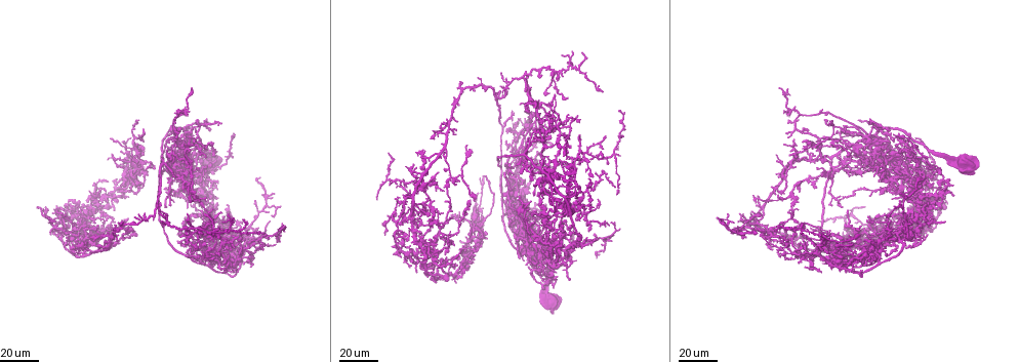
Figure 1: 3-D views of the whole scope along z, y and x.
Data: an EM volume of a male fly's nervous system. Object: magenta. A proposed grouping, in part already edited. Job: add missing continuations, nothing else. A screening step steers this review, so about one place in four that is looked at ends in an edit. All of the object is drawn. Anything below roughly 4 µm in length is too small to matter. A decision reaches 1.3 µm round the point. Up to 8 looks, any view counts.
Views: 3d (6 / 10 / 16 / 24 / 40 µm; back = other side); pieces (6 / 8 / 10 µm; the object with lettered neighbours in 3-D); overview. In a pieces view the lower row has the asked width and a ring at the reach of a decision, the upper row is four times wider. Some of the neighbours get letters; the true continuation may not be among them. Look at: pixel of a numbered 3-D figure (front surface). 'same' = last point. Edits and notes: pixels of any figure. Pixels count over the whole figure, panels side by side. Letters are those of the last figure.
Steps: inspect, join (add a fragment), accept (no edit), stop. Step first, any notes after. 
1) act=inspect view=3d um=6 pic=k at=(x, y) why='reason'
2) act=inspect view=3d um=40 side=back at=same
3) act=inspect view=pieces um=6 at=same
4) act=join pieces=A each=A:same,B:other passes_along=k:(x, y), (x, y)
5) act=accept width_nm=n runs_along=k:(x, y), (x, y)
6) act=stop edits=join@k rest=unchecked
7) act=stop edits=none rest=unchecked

act=inspect view=3d um=24 pic=1 at=(870, 168) why='free end'

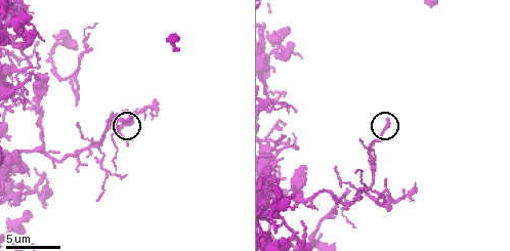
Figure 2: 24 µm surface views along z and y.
act=inspect view=pieces um=8 pic=2 at=(388, 122) why='what lies round it'

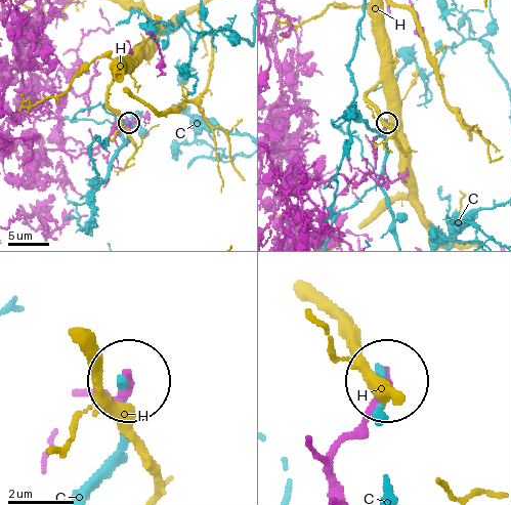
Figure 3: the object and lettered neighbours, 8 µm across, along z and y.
act=accept width_nm=220 each=C:other,H:other runs_along=3:(83, 389), (113, 397), (129, 383) found='none of them fits'

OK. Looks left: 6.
act=inspect view=3d um=40 pic=1 at=(218, 183)

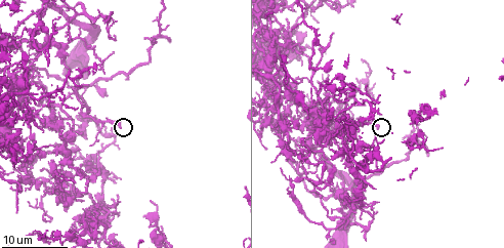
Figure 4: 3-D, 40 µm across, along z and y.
act=inspect view=pieces um=6 pic=4 at=(118, 127)

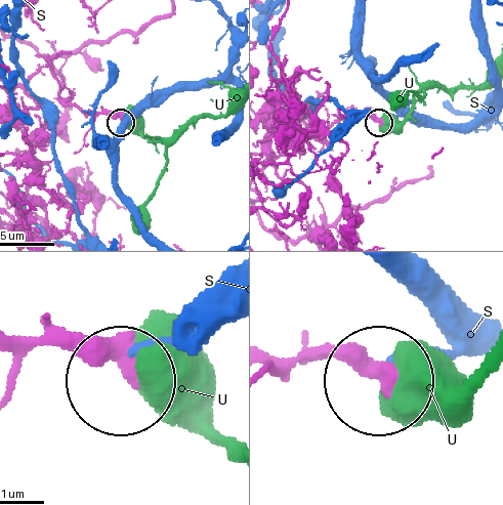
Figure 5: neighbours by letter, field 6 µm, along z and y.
act=accept each=S:other,U:other runs_along=5:(16, 341), (93, 344), (126, 381) found='no lettered fragment goes on from it'

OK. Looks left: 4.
act=inspect view=3d um=24 pic=4 at=(324, 54) why='an open end'

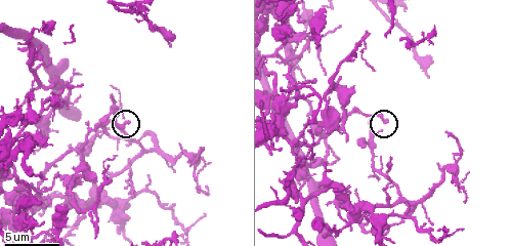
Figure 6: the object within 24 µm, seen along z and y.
act=inspect view=3d um=10 pic=6 at=(385, 121) why='closer look'

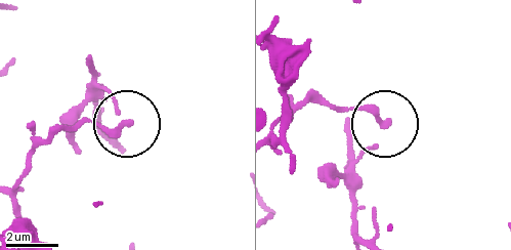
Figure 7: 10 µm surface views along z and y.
act=inspect view=pieces um=6 pic=7 at=(125, 122)

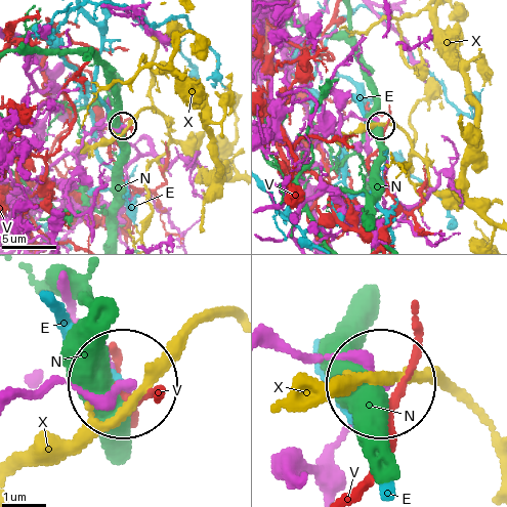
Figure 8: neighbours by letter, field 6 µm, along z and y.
act=accept width_nm=220 each=E:other,N:other,V:other,X:other runs_along=8:(10, 404), (54, 385), (117, 392) found='no lettered fragment goes on from it'

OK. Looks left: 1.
act=stop edits=none rest=unchecked

